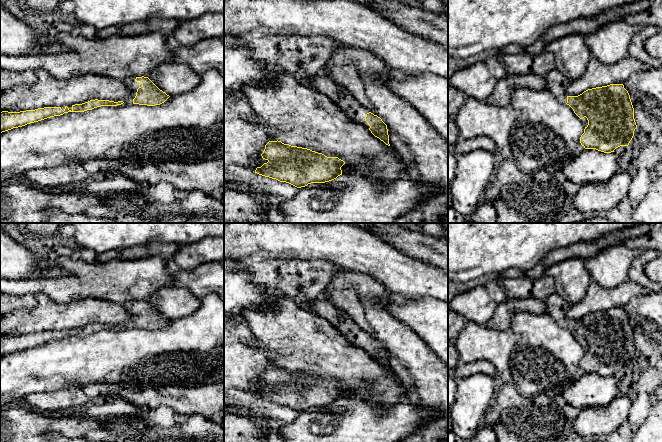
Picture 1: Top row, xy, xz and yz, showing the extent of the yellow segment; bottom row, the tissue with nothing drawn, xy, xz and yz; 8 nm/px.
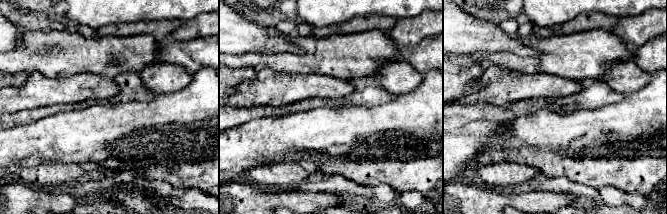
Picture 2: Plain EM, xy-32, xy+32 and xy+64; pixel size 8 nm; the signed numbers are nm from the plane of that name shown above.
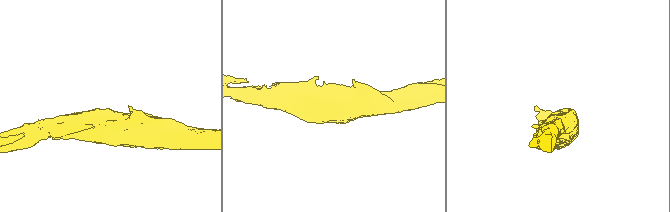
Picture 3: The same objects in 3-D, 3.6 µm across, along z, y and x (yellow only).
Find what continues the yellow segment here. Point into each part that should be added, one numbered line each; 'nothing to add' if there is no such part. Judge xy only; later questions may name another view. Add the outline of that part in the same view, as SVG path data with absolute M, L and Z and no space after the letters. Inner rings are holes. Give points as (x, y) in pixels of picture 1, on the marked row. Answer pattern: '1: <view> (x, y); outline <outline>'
1: xy (130, 82); outline M136 76L126 77L123 79L124 84L130 91L129 96L125 100L122 100L124 103L132 104L133 99L136 96L137 89L142 86L142 83L138 83L135 79Z

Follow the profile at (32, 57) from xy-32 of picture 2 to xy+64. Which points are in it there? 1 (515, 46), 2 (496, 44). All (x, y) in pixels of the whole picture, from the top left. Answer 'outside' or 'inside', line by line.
1: outside
2: outside

